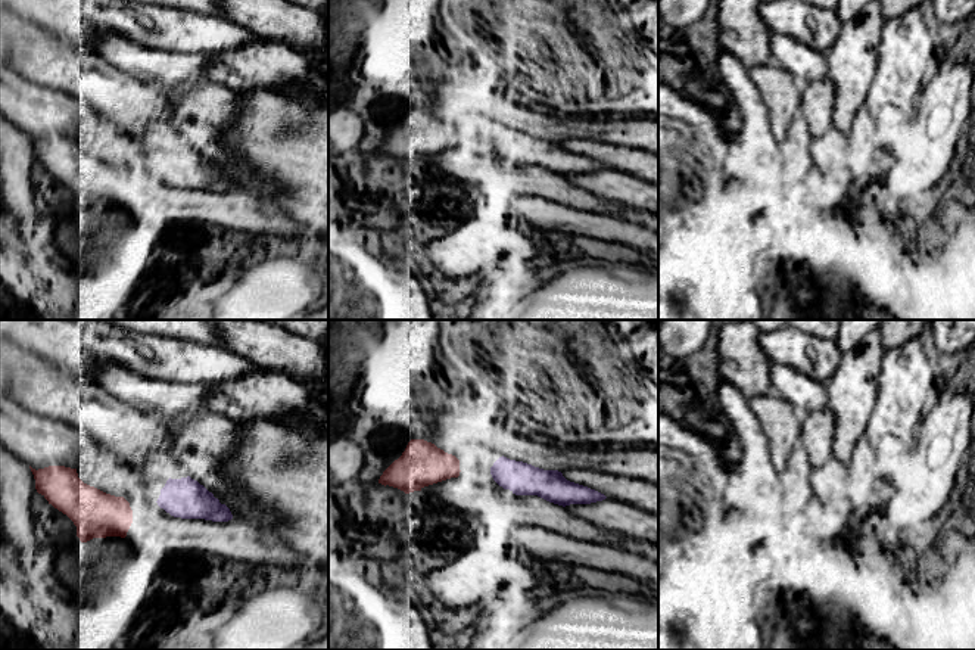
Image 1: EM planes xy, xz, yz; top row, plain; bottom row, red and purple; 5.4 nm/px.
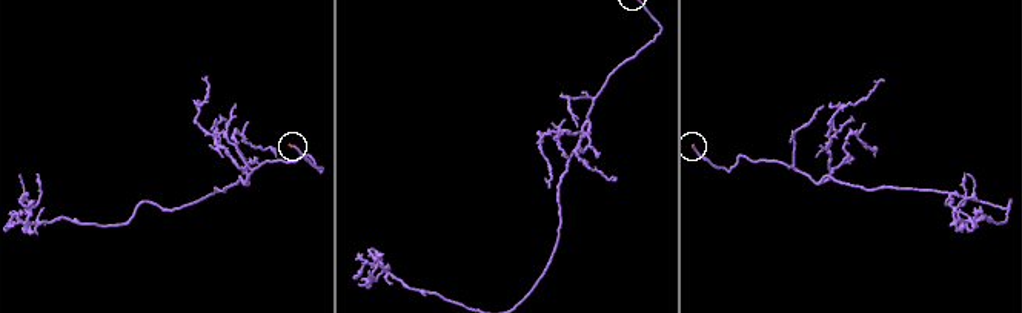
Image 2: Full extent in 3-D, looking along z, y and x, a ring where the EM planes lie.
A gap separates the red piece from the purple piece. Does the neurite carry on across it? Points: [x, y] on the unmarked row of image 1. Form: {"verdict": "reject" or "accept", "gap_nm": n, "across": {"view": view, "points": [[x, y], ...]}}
{"verdict": "reject", "gap_nm": 140, "across": {"view": "xy", "points": [[131, 180], [156, 171]]}}

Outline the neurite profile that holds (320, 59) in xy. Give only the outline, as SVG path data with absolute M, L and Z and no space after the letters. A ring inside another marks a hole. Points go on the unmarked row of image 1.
M306 52L305 56L321 74L328 77L328 52Z

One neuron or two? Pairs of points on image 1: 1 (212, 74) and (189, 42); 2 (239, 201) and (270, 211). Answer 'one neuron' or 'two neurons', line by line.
1: two neurons
2: one neuron

